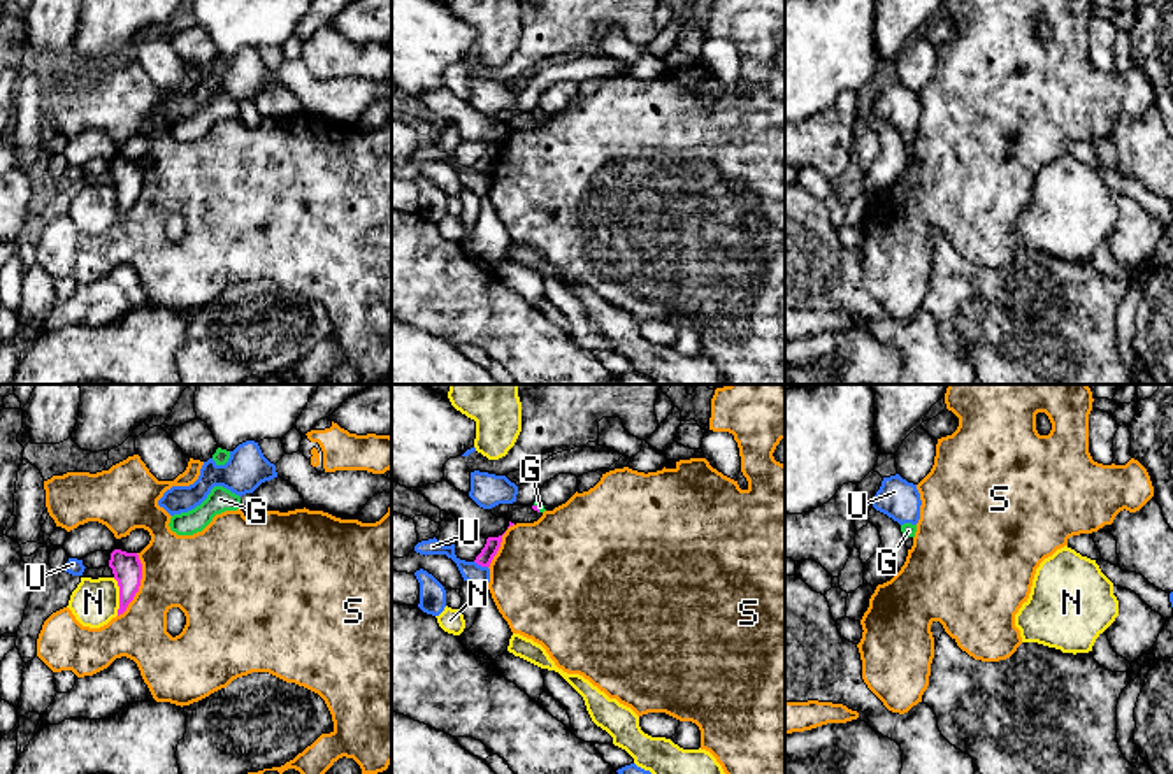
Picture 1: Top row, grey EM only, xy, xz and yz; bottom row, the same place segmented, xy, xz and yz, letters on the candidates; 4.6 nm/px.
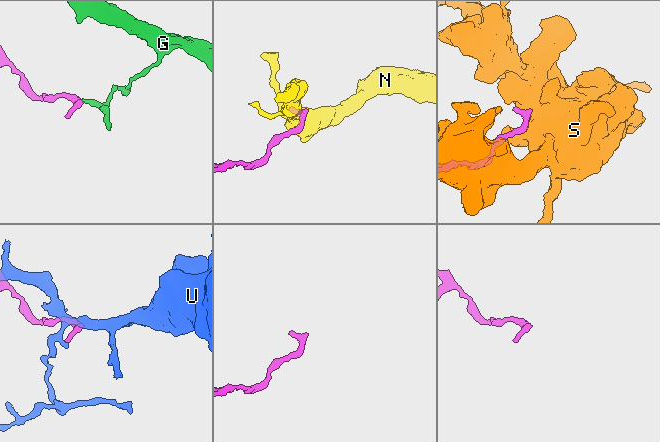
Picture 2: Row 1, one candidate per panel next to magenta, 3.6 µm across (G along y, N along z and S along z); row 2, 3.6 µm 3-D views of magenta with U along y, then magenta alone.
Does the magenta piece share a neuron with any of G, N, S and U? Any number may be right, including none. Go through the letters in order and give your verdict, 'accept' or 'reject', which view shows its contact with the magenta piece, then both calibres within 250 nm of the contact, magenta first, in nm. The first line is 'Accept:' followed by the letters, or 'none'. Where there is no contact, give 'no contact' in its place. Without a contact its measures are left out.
Accept: G
G: accept | xz | 20/30 nm
N: reject | xy | 140/220 nm
S: reject | xy | 140/340 nm
U: reject | xz | 70/100 nm

